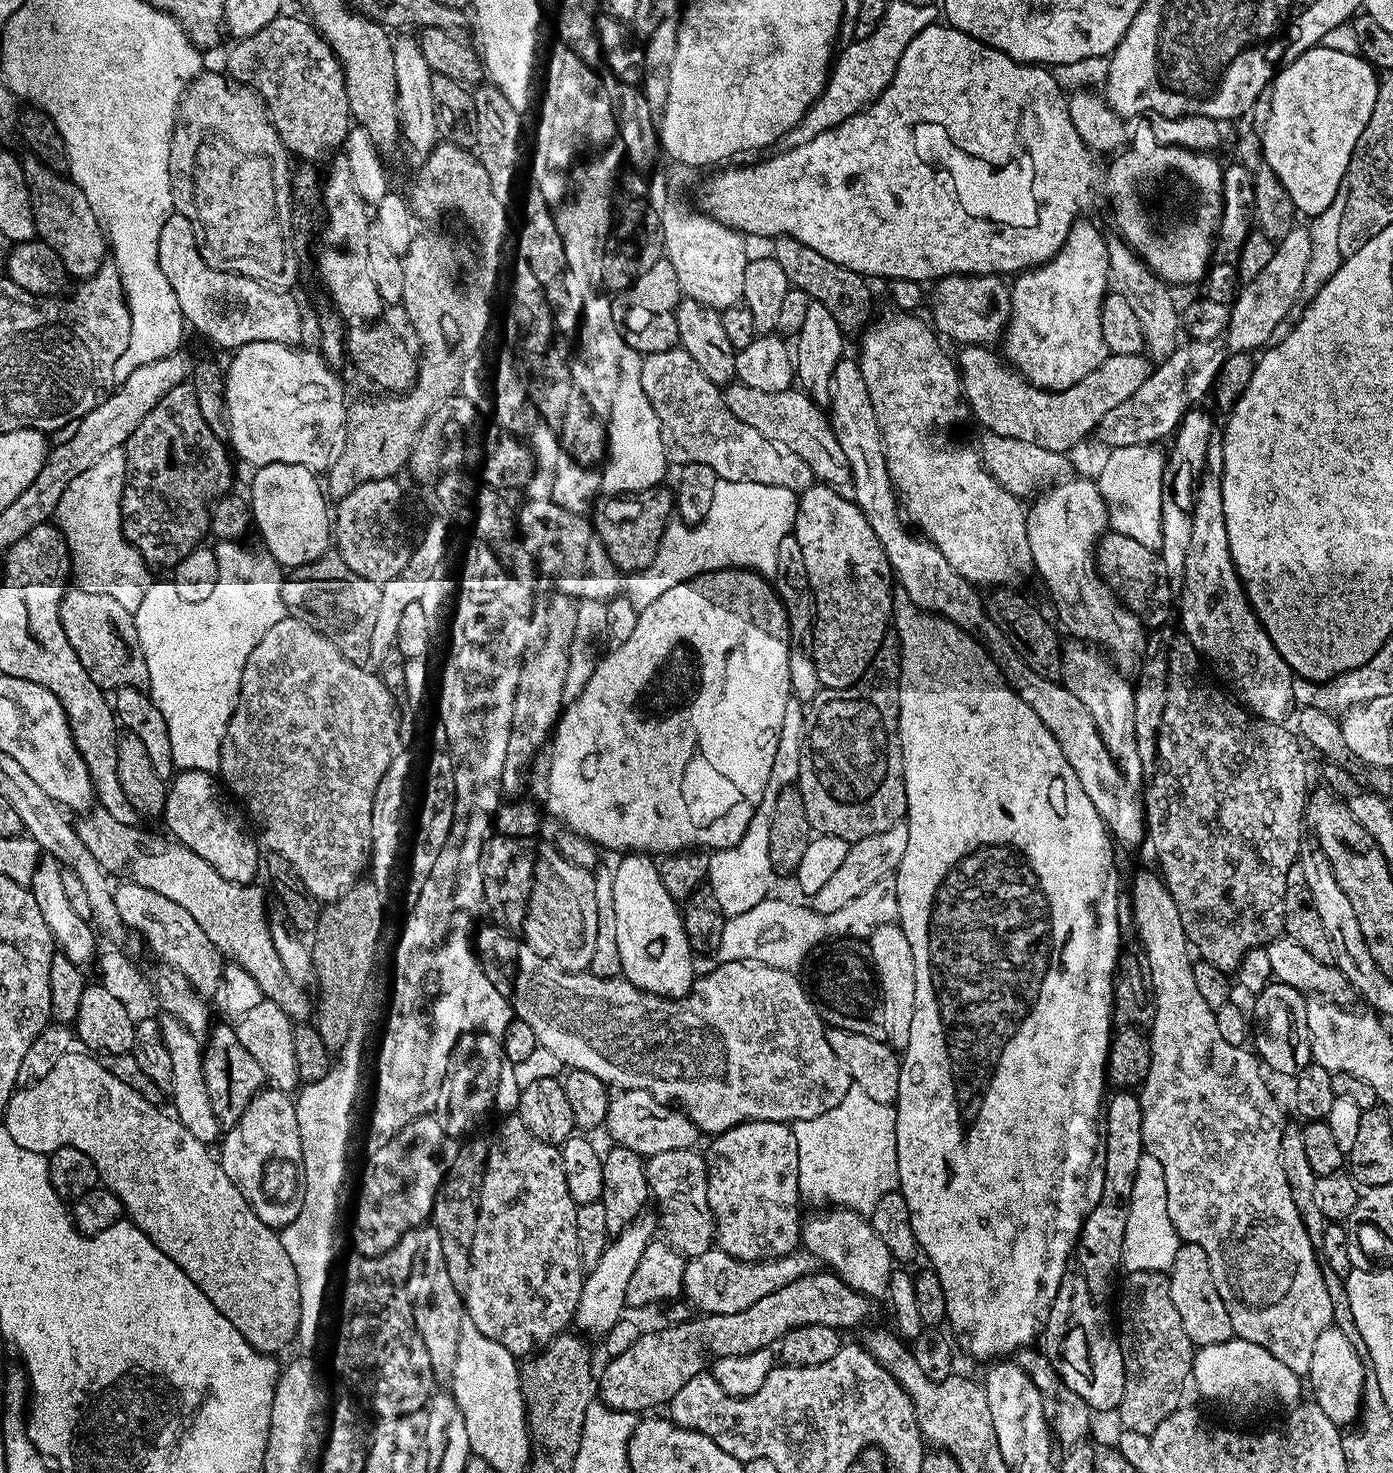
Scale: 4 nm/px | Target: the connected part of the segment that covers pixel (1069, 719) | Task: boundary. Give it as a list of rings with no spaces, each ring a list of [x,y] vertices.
[[[840,359],[832,375],[832,398],[830,401],[832,432],[838,438],[838,446],[842,446],[842,454],[846,454],[848,459],[850,489],[852,488],[853,492],[851,495],[862,510],[866,522],[870,522],[870,530],[874,530],[899,587],[900,584],[904,587],[901,588],[903,595],[907,596],[908,601],[917,609],[942,616],[950,623],[957,624],[965,632],[979,638],[982,644],[982,639],[984,639],[985,646],[992,651],[993,658],[1000,663],[1000,668],[1004,671],[1005,676],[1003,679],[1008,687],[1015,690],[1018,698],[1022,698],[1022,702],[1026,702],[1026,706],[1030,706],[1030,710],[1034,710],[1034,714],[1038,714],[1038,718],[1042,718],[1042,726],[1046,726],[1046,730],[1050,730],[1050,734],[1054,734],[1054,742],[1058,742],[1058,746],[1062,746],[1062,754],[1066,754],[1066,762],[1070,762],[1074,774],[1078,774],[1078,782],[1082,782],[1082,790],[1086,790],[1090,802],[1094,802],[1094,810],[1098,810],[1098,814],[1104,819],[1104,824],[1112,838],[1119,845],[1122,843],[1128,848],[1136,848],[1140,843],[1143,845],[1146,840],[1146,825],[1141,797],[1138,795],[1137,789],[1129,784],[1120,767],[1114,762],[1110,750],[1106,750],[1106,742],[1102,742],[1102,734],[1098,734],[1098,726],[1094,726],[1094,718],[1090,715],[1090,710],[1086,710],[1086,706],[1082,706],[1082,702],[1078,698],[1074,698],[1074,694],[1070,694],[1070,690],[1065,688],[1059,679],[1051,680],[1045,676],[1039,676],[1034,670],[1030,670],[1030,666],[1026,666],[1026,662],[1017,654],[1016,647],[1001,632],[996,621],[988,619],[982,598],[976,594],[977,589],[971,582],[956,573],[954,566],[950,566],[950,562],[946,562],[946,558],[933,546],[931,540],[915,531],[908,532],[909,525],[902,515],[900,501],[895,488],[892,487],[890,472],[886,470],[884,443],[878,426],[878,418],[874,414],[874,402],[870,402],[870,390],[866,390],[866,378],[862,378],[859,363],[855,359],[848,359]]]

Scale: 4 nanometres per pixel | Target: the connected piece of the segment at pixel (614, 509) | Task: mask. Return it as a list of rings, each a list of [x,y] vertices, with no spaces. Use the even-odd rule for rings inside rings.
[[[657,486],[646,492],[604,496],[595,501],[590,519],[593,530],[608,552],[608,557],[615,562],[621,573],[641,572],[646,570],[646,566],[650,566],[650,562],[654,562],[654,554],[658,554],[662,534],[668,525],[673,523],[673,489],[668,486]]]

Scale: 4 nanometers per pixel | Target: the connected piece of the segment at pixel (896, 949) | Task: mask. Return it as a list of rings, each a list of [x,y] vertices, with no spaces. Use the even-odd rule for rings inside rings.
[[[896,922],[878,925],[867,942],[876,970],[882,1032],[893,1049],[902,1050],[910,1042],[910,1026],[914,1019],[914,954],[910,954],[910,942],[906,942],[906,934]]]

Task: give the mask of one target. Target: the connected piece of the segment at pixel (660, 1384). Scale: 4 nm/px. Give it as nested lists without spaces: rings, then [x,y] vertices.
[[[817,1270],[811,1276],[803,1276],[766,1298],[758,1298],[754,1306],[738,1310],[738,1314],[696,1314],[693,1320],[684,1320],[681,1324],[672,1324],[669,1328],[660,1328],[657,1332],[641,1331],[640,1337],[630,1350],[623,1351],[618,1357],[607,1361],[608,1365],[598,1376],[598,1396],[604,1405],[615,1411],[628,1411],[644,1414],[647,1408],[656,1408],[659,1404],[671,1405],[674,1394],[698,1374],[709,1371],[712,1365],[722,1358],[750,1354],[754,1350],[772,1348],[790,1330],[798,1326],[830,1326],[837,1330],[852,1328],[859,1320],[864,1320],[872,1312],[873,1301],[846,1282],[842,1282],[831,1270]]]

